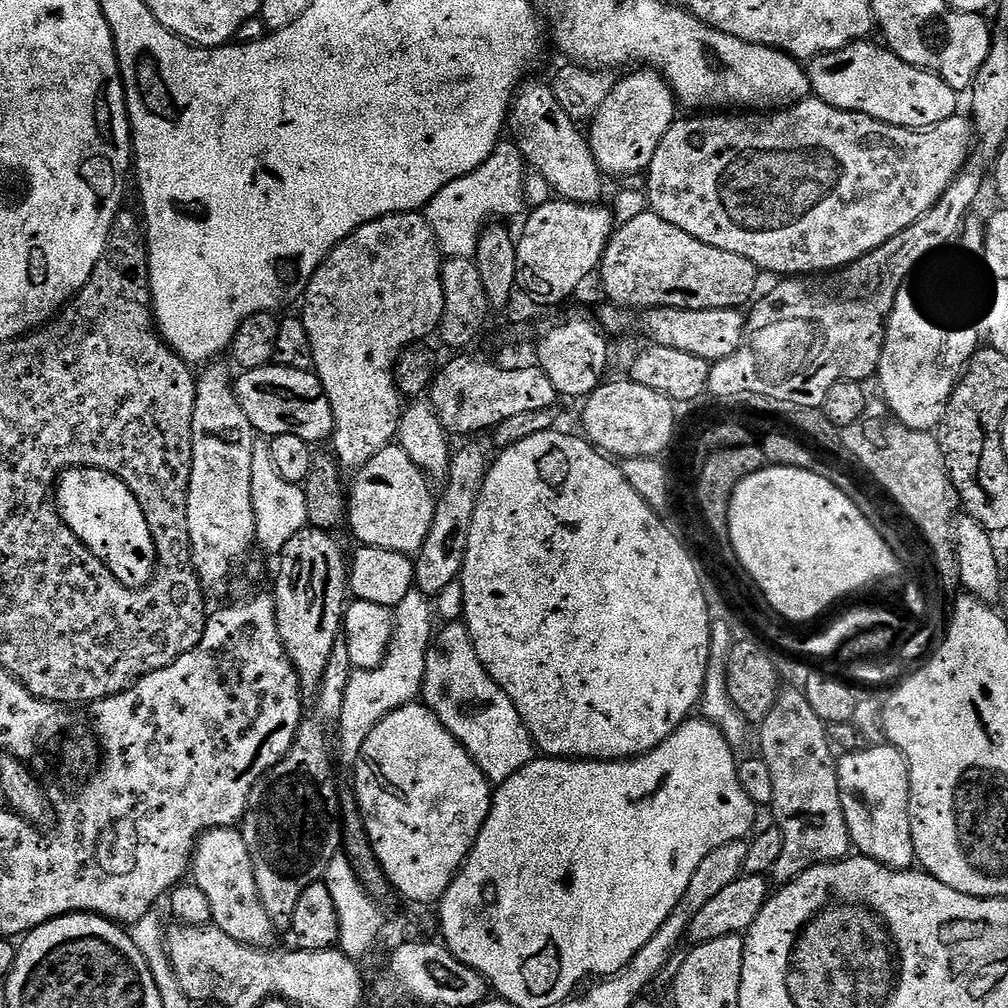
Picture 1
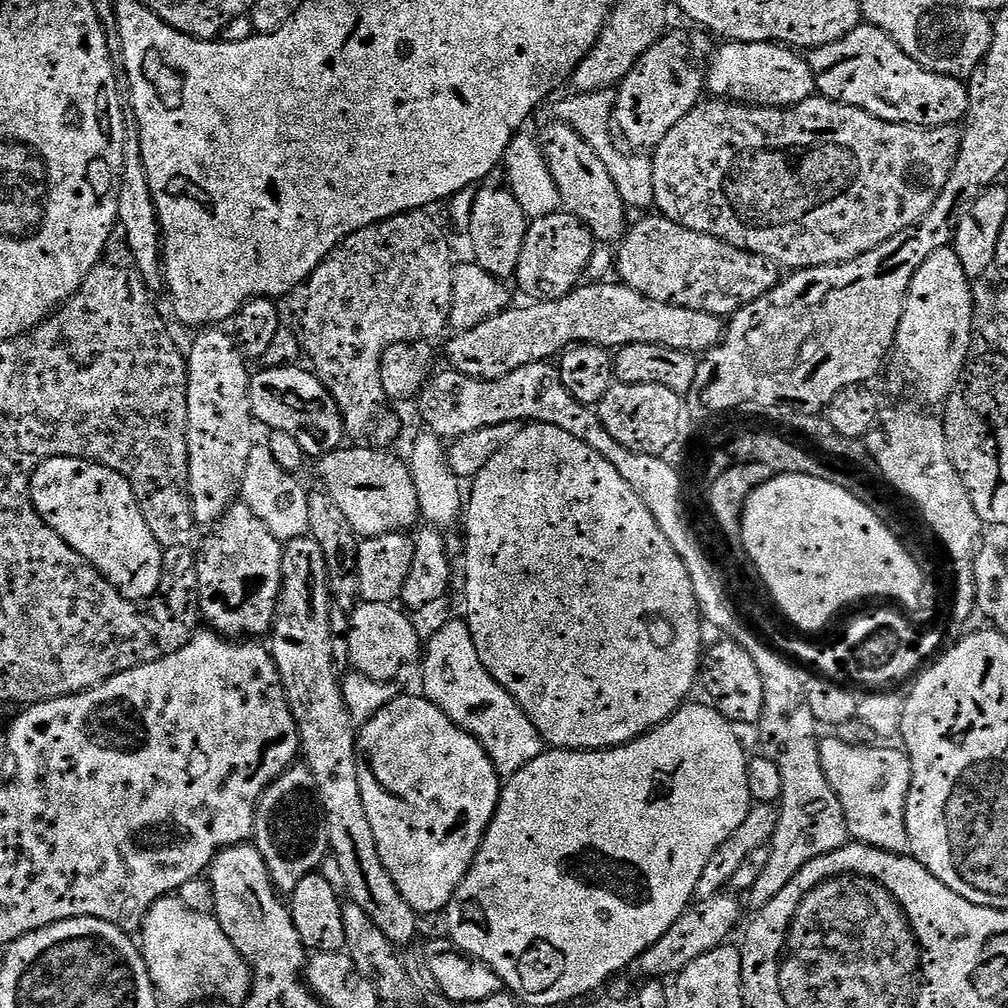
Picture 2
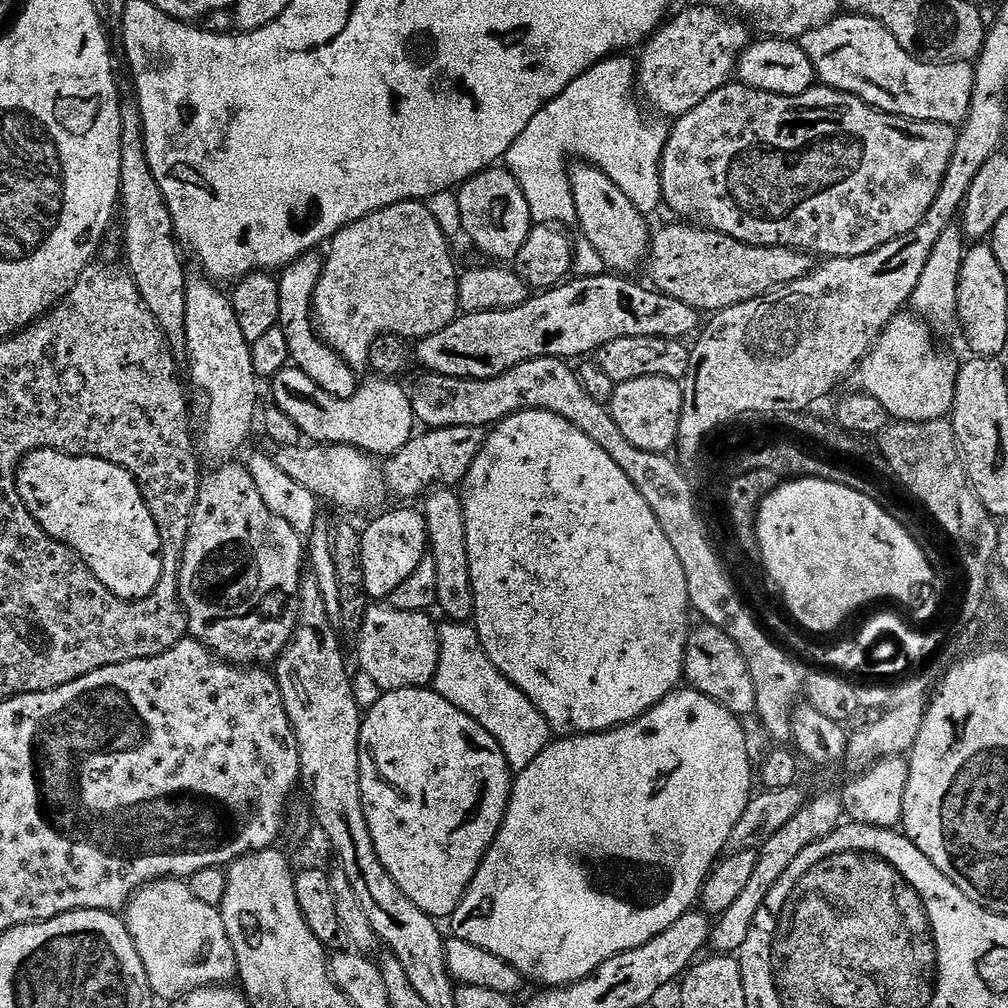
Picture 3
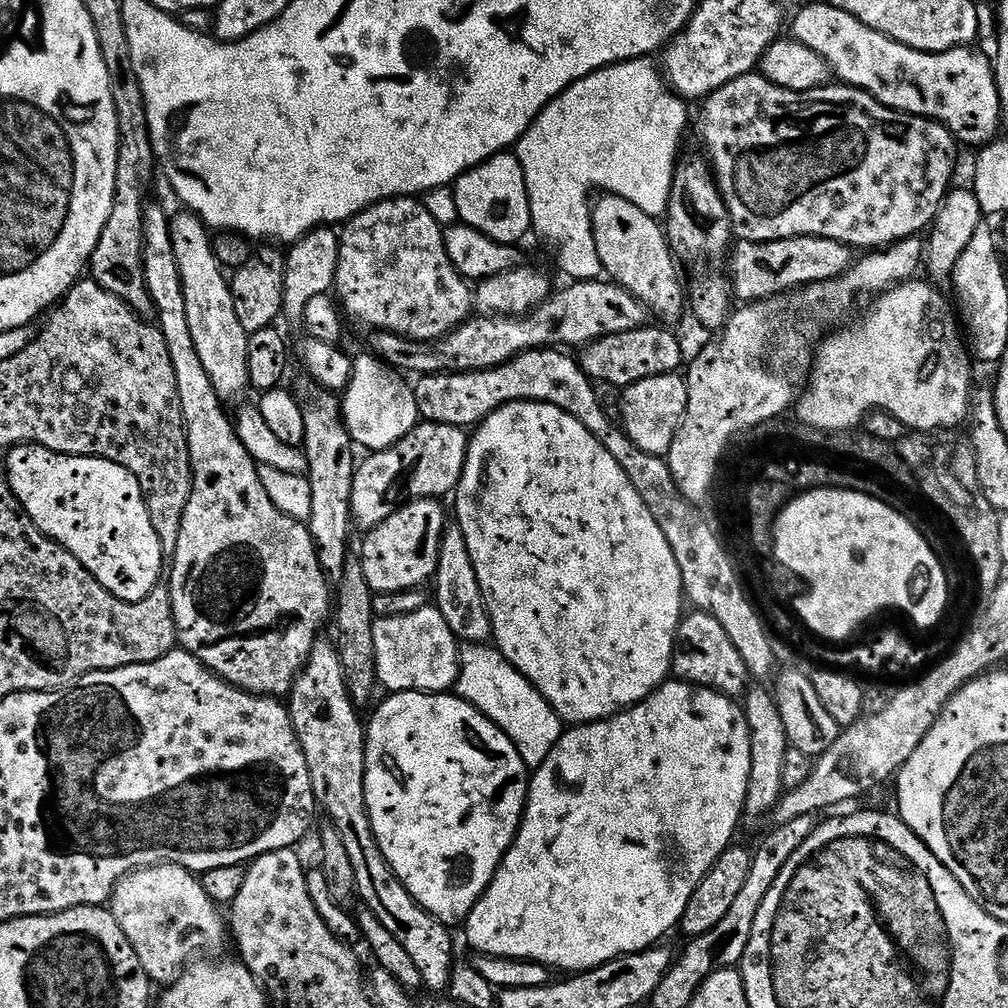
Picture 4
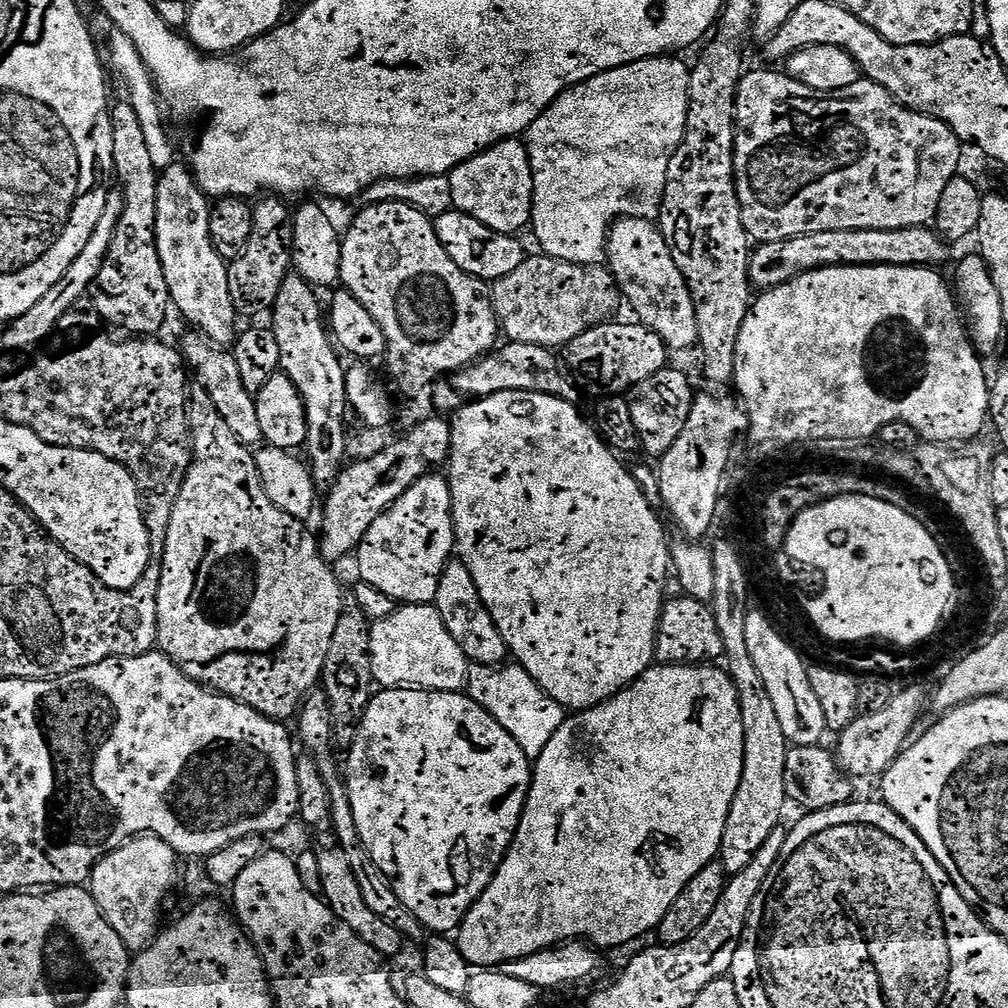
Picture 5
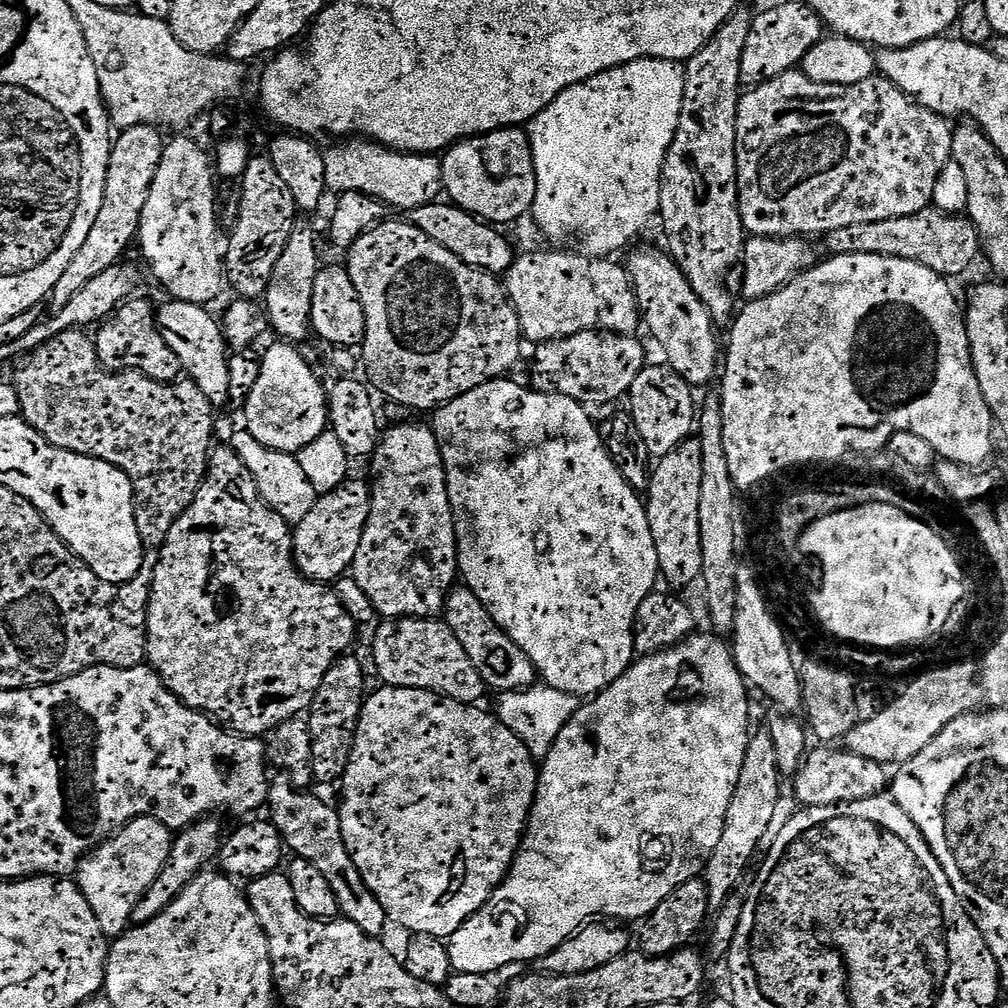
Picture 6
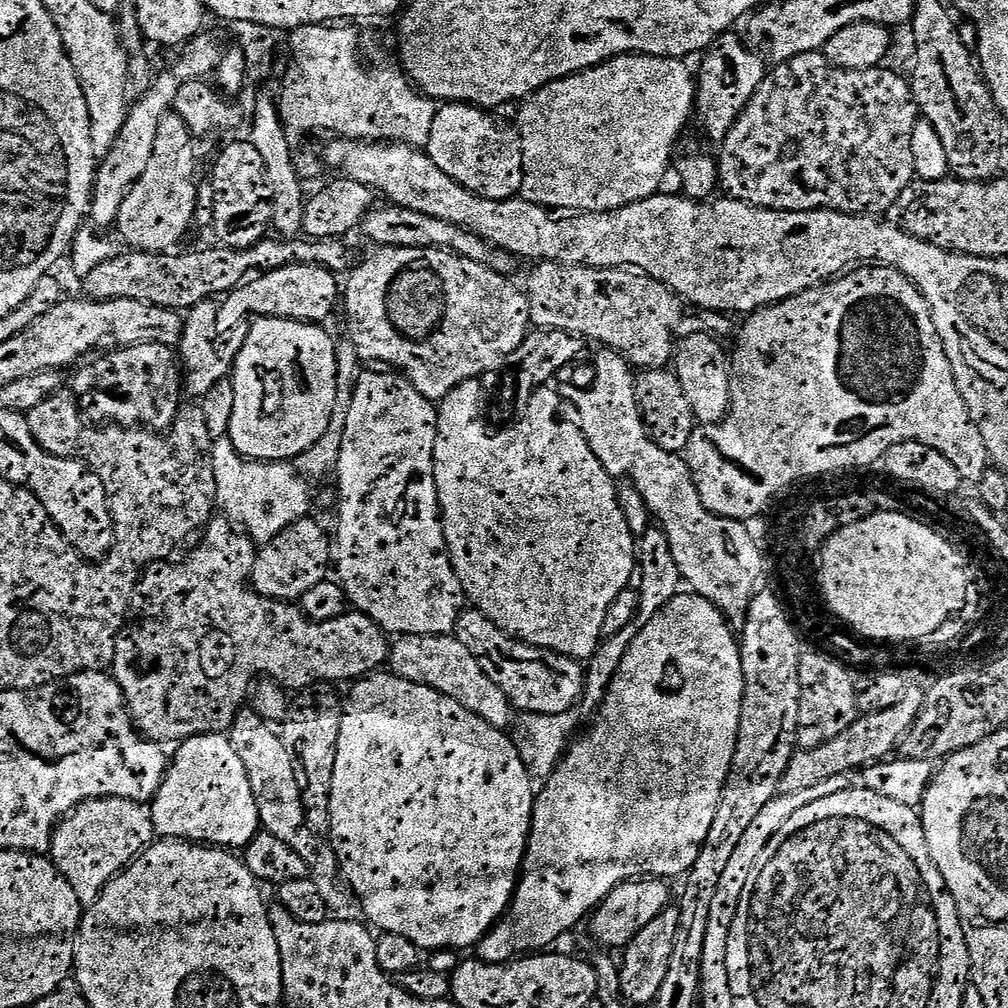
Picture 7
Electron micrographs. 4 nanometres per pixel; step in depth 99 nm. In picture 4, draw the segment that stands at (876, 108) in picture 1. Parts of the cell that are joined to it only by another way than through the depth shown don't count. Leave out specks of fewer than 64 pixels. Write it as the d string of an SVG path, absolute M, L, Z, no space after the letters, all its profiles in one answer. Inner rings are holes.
M831 2L806 5L793 18L790 36L822 57L828 63L831 75L840 79L837 81L853 88L861 88L863 92L870 93L879 104L885 104L896 112L922 116L925 120L943 124L961 145L984 146L997 135L996 127L1001 127L993 61L980 52L971 52L971 47L951 48L945 52L916 52L913 48L894 42L886 34L858 22L858 18L846 14L846 10L838 10Z

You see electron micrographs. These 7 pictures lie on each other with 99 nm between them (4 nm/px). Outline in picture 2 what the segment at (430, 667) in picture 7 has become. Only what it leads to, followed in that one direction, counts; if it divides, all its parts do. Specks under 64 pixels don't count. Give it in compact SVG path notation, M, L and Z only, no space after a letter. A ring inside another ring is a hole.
M357 603L351 609L348 621L348 664L366 678L381 682L392 682L411 664L419 665L422 660L422 636L412 625L412 620L403 607L395 603ZM357 607L357 608L356 608ZM356 608L356 609L355 609Z

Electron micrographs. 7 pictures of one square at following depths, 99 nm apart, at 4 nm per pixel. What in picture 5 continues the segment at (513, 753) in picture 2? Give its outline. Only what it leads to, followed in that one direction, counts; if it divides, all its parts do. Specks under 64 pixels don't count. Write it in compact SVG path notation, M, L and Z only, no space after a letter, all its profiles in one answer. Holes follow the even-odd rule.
M504 666L499 670L473 667L468 673L466 692L472 703L490 713L529 758L535 758L546 750L546 746L562 726L566 712L532 681L524 668L508 667Z

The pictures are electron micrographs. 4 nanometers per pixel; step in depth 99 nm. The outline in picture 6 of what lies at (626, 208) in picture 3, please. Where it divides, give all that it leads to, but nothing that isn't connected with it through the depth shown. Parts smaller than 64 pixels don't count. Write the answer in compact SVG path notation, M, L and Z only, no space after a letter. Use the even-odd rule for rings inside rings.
M636 252L626 260L636 301L642 306L642 324L664 351L667 367L674 369L693 389L717 379L722 348L716 345L714 318L708 307L694 294L690 282L671 255L660 252Z

